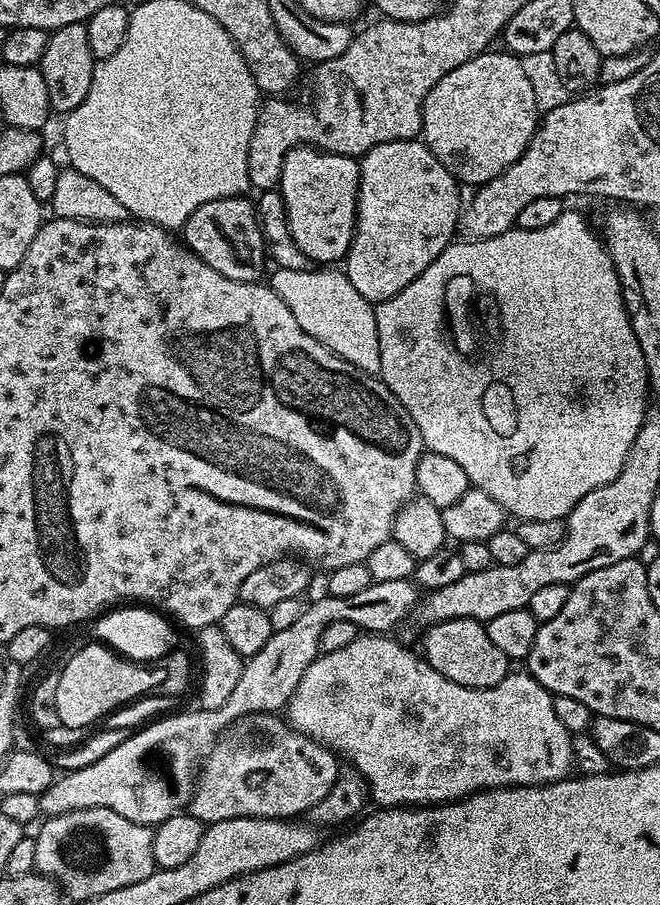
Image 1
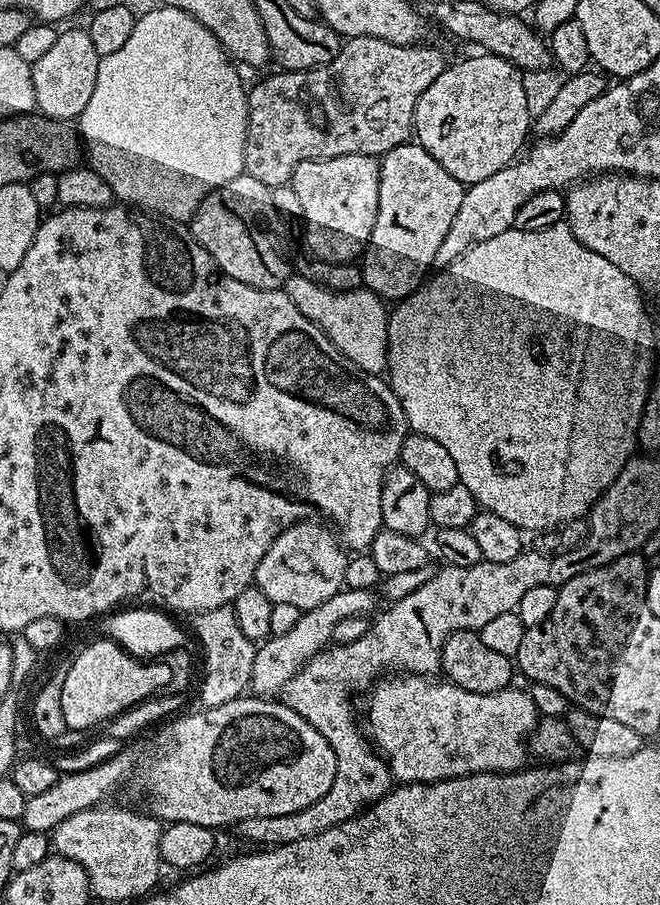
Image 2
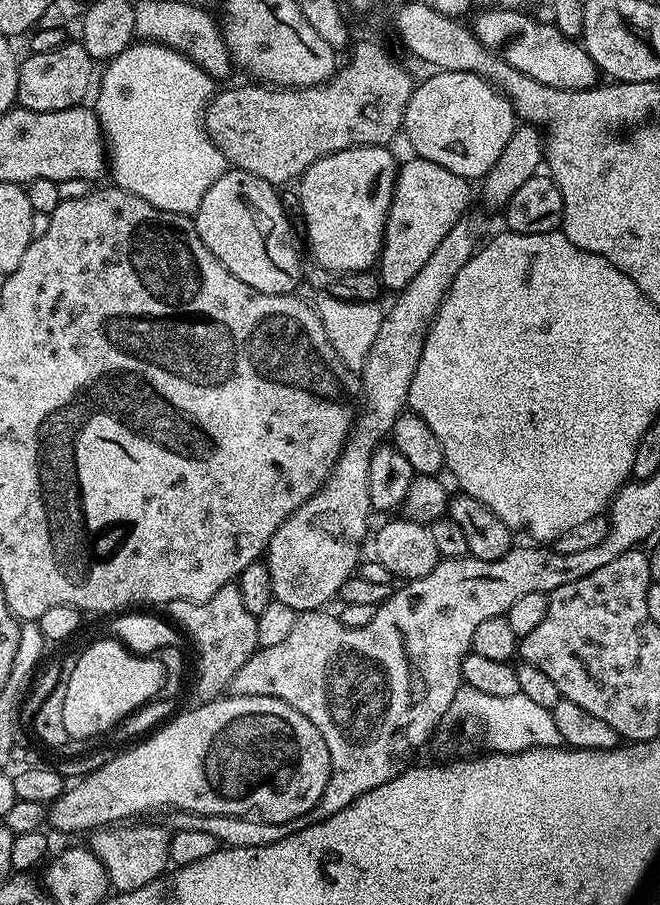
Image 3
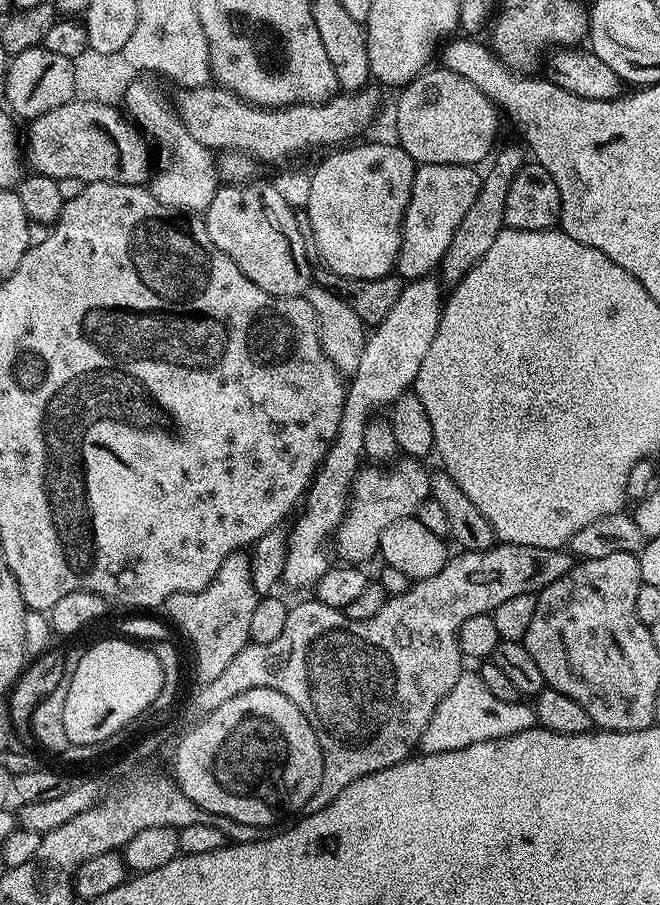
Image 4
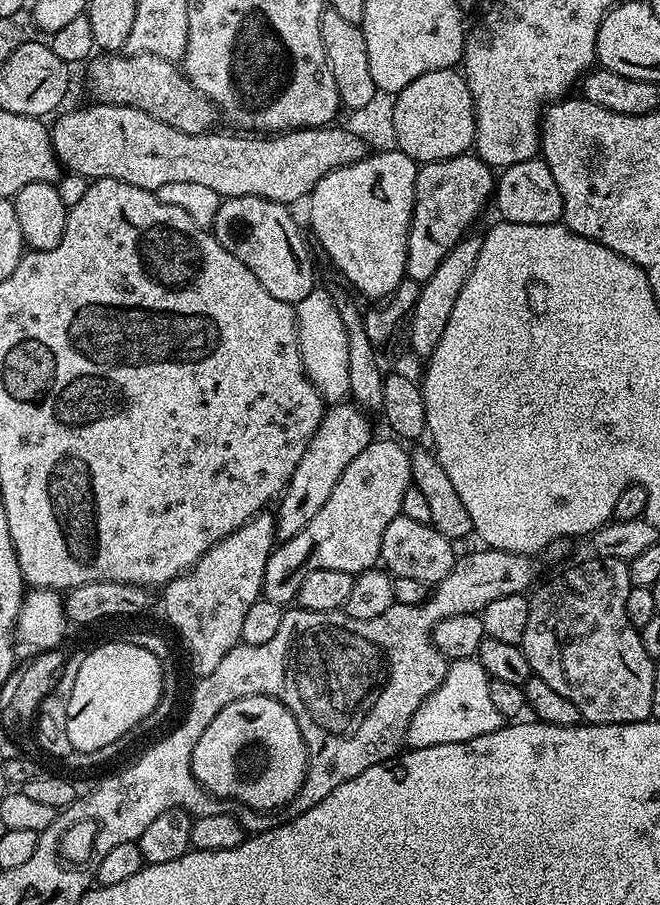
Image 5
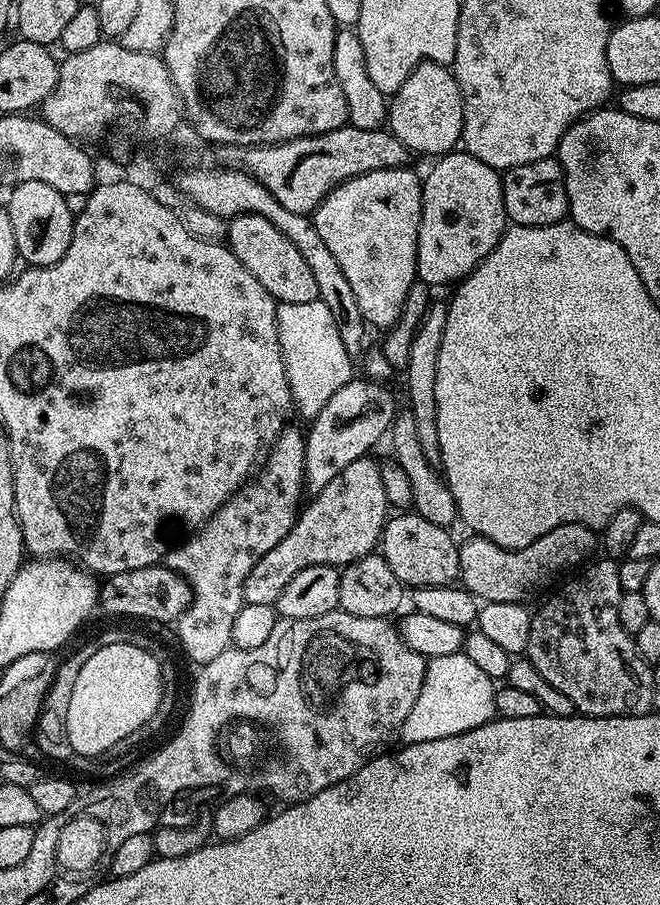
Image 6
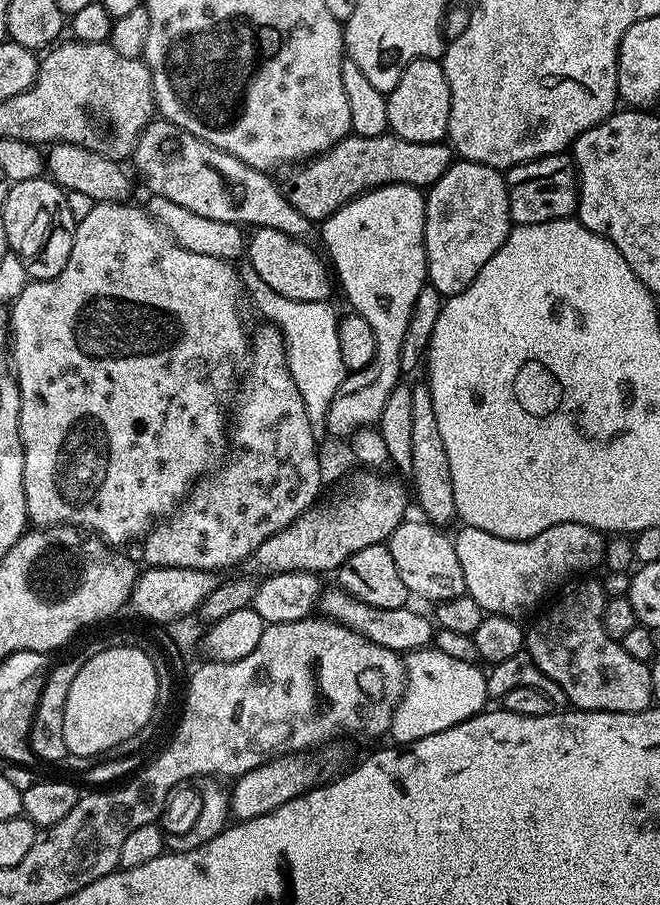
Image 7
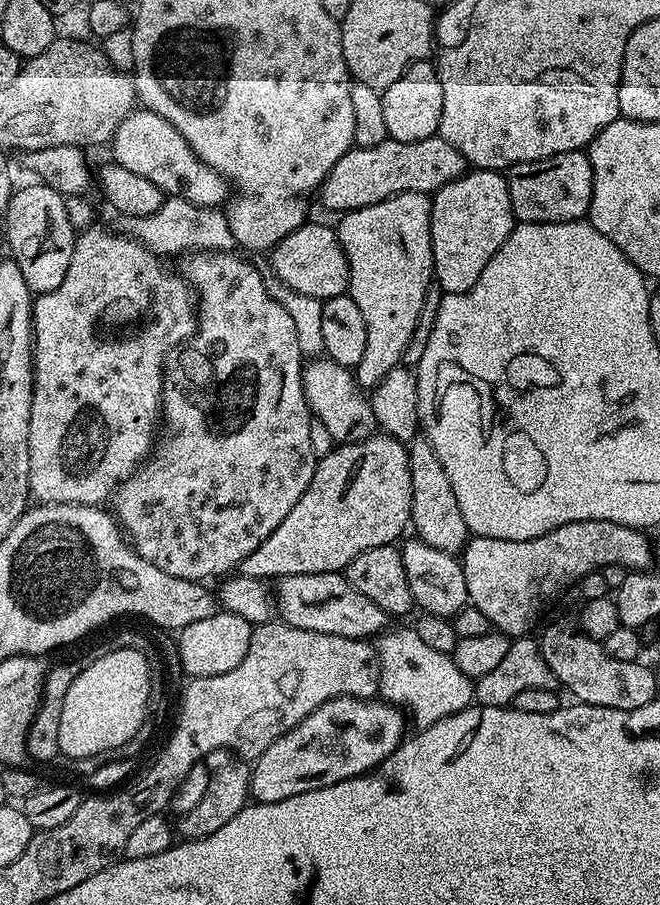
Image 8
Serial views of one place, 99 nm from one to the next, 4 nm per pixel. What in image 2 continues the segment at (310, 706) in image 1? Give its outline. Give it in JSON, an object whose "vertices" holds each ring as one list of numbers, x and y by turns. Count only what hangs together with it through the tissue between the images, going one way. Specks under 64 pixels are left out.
{"vertices":[[388,674,377,680,370,689,372,697,368,700,368,728,366,724,366,732,371,743,384,757,388,770,392,773,393,781,400,784,432,784,436,780,449,780,450,778,469,776,479,772,518,772,529,763,532,732,536,729,538,723,538,713,532,701,531,691,524,689,523,692,522,689,516,688,517,686,509,686,498,690,494,694,474,694,470,690,462,690,454,683,436,679,440,678,413,676,411,674]]}

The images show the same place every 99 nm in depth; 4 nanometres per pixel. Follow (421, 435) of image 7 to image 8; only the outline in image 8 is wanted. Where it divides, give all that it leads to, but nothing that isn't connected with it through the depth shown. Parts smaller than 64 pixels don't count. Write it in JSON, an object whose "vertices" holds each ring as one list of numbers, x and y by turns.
{"vertices":[[417,438,407,445,410,458,410,482,412,483,412,519,411,527,416,527,415,535,434,550,463,553,470,533,466,526,466,518,462,518,462,510,458,510,458,498,454,498,454,486,450,486,450,478,446,478,446,470,442,470,442,462,434,452,434,446,423,438]]}

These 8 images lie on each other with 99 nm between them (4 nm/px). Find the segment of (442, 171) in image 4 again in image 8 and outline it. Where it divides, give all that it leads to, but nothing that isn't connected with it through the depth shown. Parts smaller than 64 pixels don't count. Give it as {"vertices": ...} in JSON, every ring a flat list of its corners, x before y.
{"vertices":[[469,170,454,182,442,186,432,196,430,242,435,283,445,294,468,292,478,274,498,254,502,242,512,232,514,217,508,181,496,170]]}

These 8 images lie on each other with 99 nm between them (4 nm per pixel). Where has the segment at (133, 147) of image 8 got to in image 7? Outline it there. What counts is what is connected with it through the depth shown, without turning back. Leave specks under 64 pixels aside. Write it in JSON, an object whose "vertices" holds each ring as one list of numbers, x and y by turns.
{"vertices":[[156,118,144,127,130,160,136,163,136,172,151,195,170,198,170,202,194,210,202,218,241,226,252,224,253,229,273,228,296,240,307,241,311,232,313,235,313,221,294,210,281,185,279,188,269,173,246,166,246,162,210,146,168,120]]}

